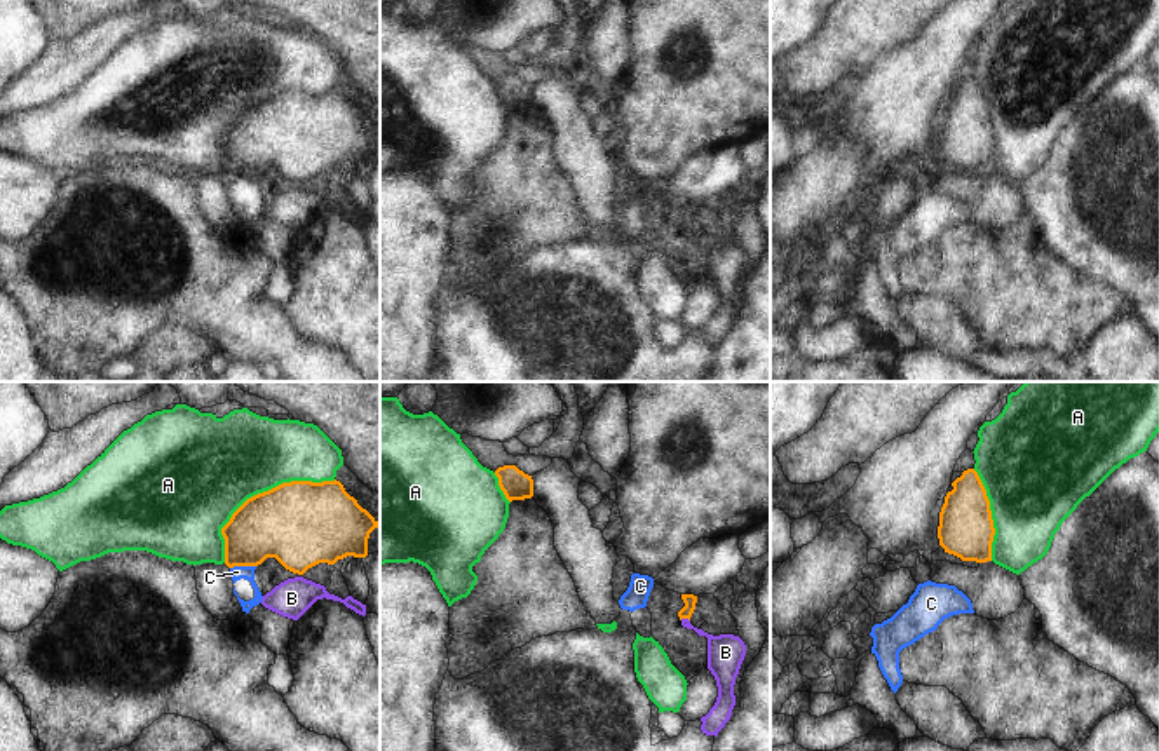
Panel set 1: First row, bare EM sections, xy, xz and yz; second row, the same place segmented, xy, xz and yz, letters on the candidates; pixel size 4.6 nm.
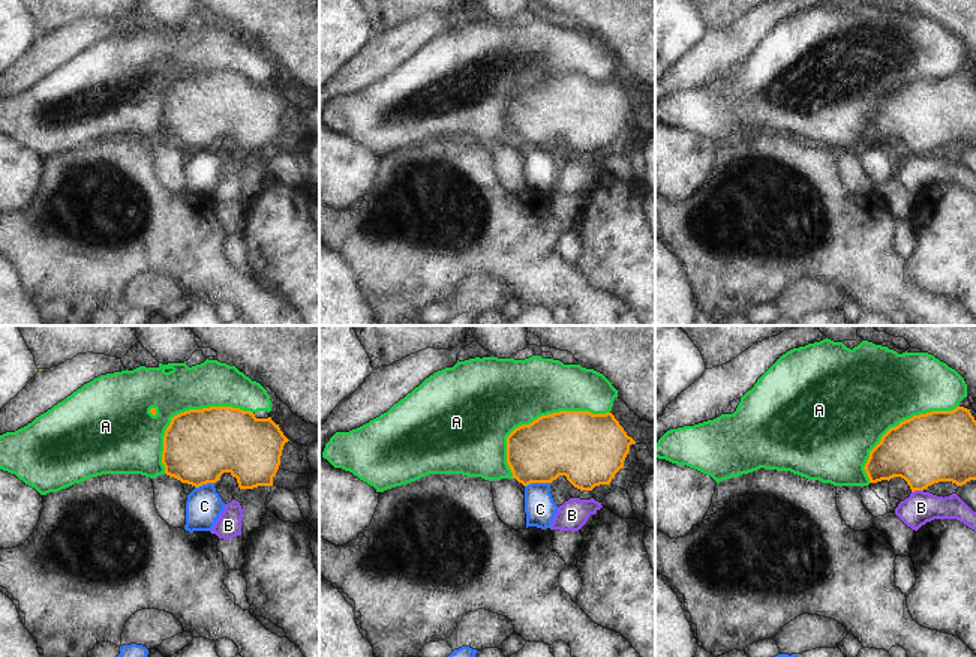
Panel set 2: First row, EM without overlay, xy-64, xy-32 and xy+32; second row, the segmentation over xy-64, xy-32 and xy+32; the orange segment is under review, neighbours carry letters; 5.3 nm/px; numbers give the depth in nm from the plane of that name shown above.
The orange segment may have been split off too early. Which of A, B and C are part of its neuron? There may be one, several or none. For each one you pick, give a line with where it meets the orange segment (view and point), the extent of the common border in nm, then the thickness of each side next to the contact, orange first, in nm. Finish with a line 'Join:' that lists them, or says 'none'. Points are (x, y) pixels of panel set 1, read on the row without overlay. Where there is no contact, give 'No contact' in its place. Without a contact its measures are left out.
Join: none

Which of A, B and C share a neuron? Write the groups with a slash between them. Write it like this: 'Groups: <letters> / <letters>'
Groups: A / B / C

